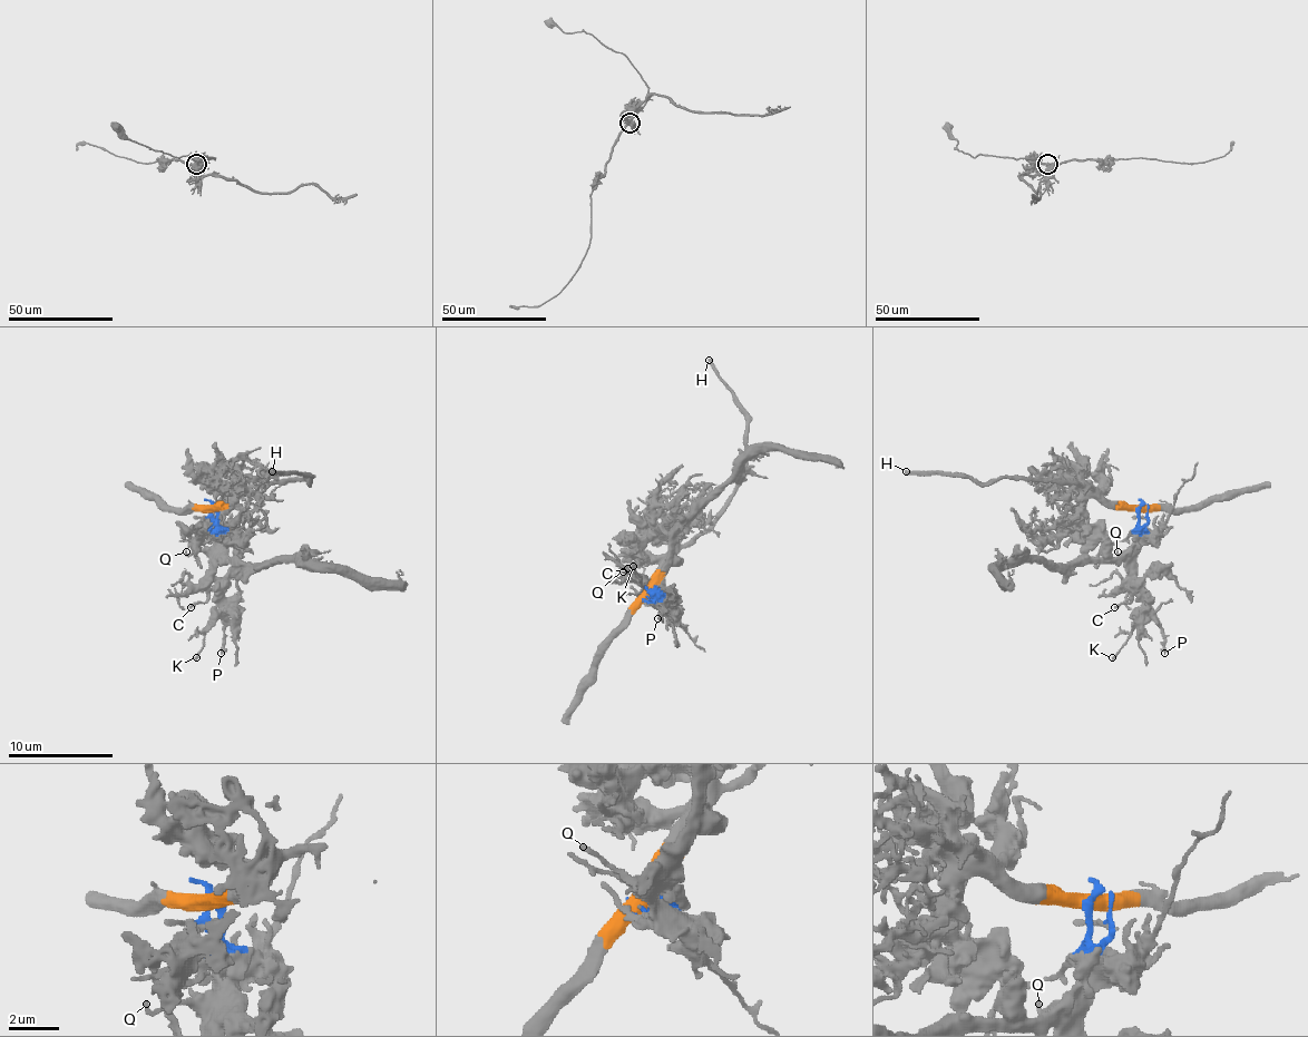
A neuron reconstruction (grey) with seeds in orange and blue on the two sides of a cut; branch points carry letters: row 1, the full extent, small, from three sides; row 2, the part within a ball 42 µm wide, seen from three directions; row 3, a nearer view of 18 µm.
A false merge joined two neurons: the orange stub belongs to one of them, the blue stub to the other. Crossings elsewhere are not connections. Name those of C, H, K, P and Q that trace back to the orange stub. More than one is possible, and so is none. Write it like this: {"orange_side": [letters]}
{"orange_side": ["H"]}

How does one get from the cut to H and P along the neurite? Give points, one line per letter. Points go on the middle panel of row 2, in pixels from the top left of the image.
H: (651, 594), (651, 578), (705, 528), (743, 470), (745, 410), (709, 360)
P: (653, 594), (651, 589), (651, 599), (661, 615), (659, 617)

